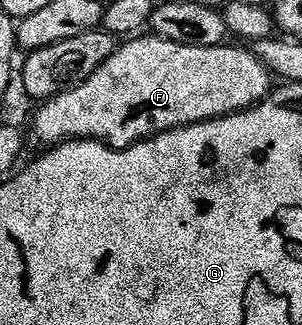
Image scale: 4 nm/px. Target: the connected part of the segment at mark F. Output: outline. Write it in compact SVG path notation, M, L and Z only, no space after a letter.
M152 33L130 38L122 42L116 53L103 61L103 65L99 65L91 77L52 99L44 100L31 119L33 135L44 145L68 143L71 139L95 139L108 147L124 149L142 143L144 139L162 135L165 131L190 127L192 123L202 123L224 115L236 115L238 111L256 107L274 90L274 76L252 50L244 46L229 46L199 49L195 45L179 45L175 41L160 39Z

